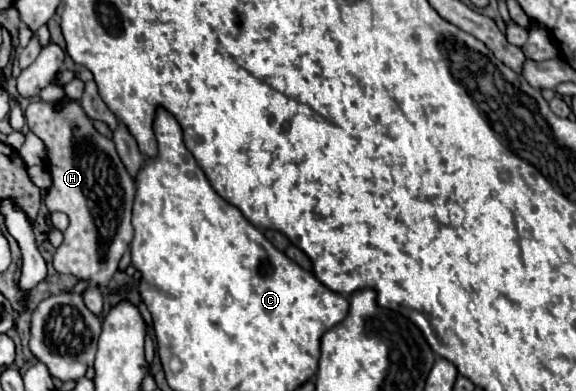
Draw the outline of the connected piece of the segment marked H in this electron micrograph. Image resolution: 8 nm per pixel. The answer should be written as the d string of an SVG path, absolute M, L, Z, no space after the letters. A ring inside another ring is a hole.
M36 100L28 104L24 116L28 128L44 142L48 154L46 168L52 186L44 196L44 204L48 210L60 210L70 218L70 226L64 230L64 242L54 254L54 268L60 274L74 274L78 280L88 282L82 292L84 304L92 314L102 318L104 290L134 238L134 228L130 224L134 180L122 164L114 142L94 128L80 102ZM58 104L62 104L60 110L56 110Z

